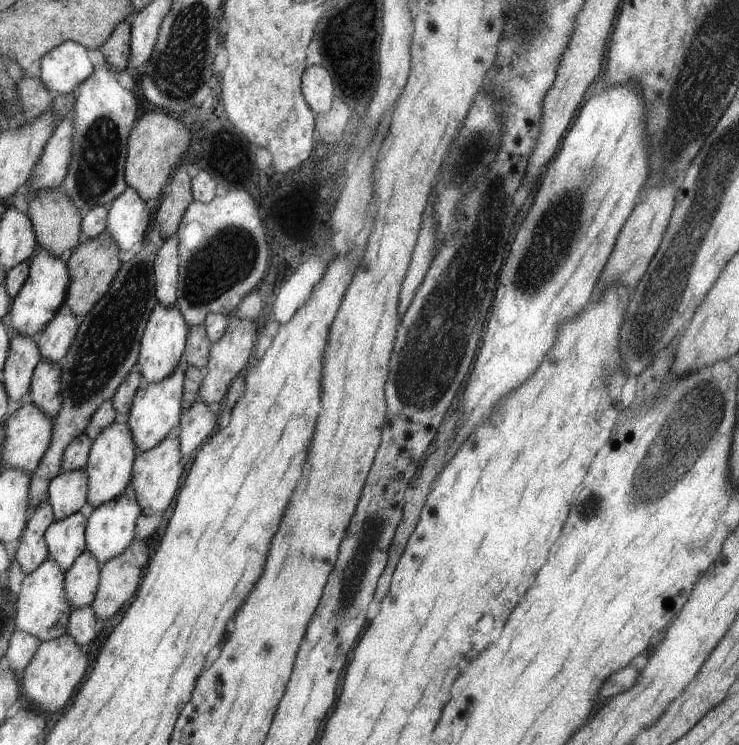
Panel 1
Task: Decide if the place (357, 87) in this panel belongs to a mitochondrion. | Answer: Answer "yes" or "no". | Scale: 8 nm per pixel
no

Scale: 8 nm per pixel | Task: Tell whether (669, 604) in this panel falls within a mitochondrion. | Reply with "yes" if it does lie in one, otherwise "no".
no

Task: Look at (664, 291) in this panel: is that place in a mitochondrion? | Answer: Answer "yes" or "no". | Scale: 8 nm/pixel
yes

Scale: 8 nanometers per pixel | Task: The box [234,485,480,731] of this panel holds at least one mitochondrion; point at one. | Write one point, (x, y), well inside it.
(373, 525)

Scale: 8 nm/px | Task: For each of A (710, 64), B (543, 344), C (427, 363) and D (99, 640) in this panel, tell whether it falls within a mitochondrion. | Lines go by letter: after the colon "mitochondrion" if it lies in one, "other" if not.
A: mitochondrion
B: other
C: mitochondrion
D: other

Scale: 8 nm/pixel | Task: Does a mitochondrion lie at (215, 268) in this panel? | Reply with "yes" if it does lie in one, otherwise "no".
yes

